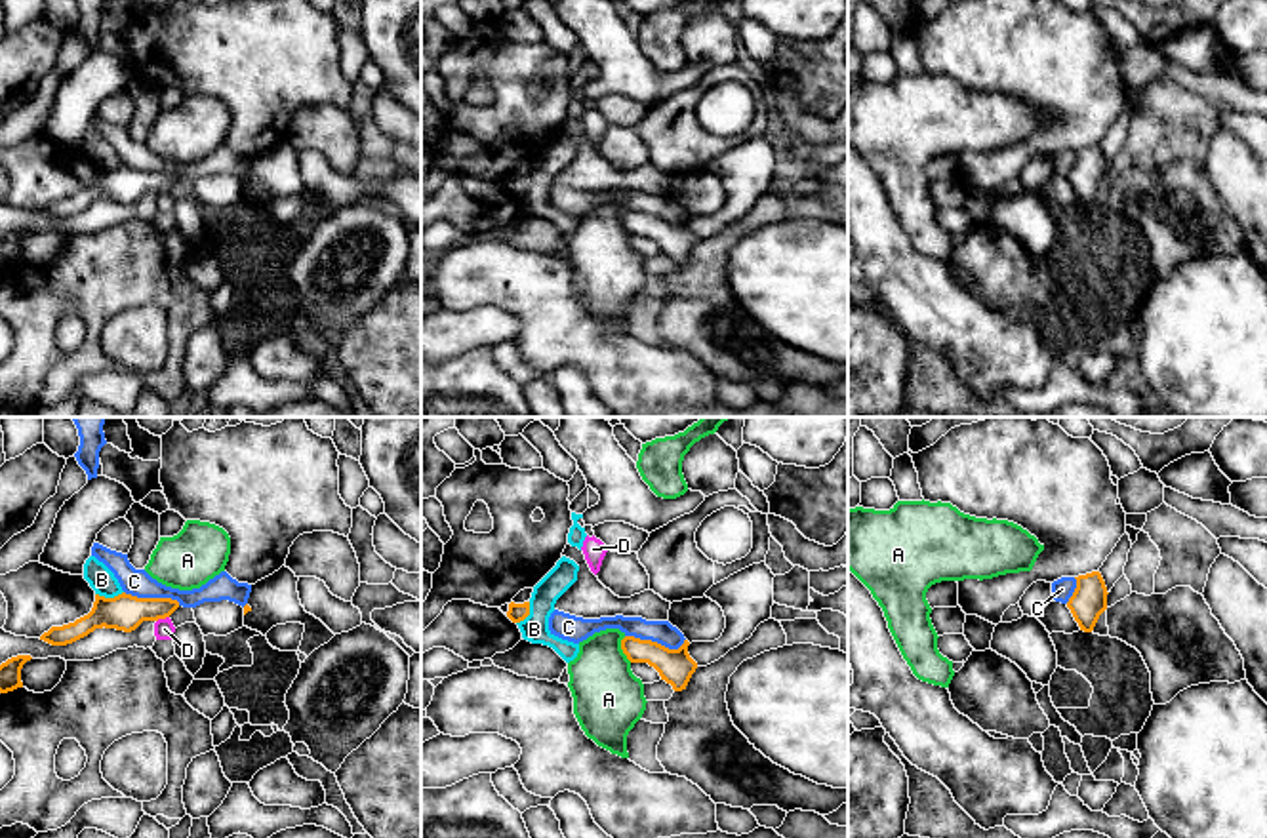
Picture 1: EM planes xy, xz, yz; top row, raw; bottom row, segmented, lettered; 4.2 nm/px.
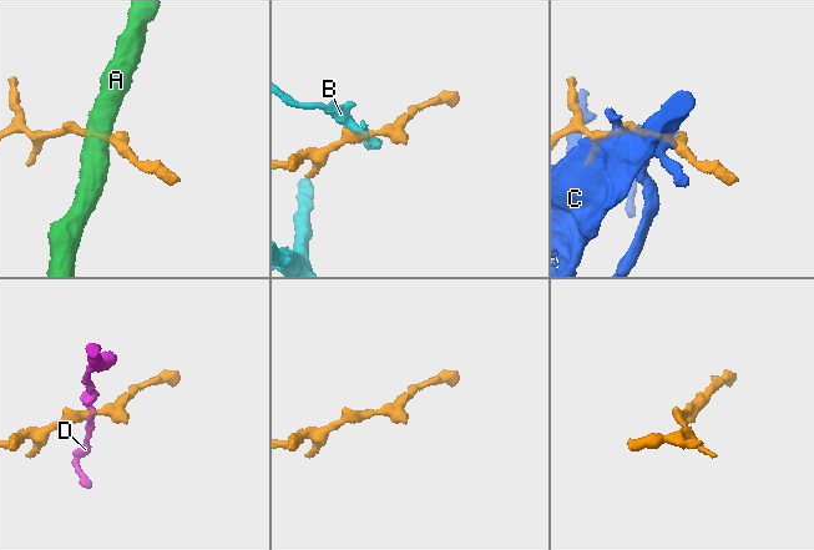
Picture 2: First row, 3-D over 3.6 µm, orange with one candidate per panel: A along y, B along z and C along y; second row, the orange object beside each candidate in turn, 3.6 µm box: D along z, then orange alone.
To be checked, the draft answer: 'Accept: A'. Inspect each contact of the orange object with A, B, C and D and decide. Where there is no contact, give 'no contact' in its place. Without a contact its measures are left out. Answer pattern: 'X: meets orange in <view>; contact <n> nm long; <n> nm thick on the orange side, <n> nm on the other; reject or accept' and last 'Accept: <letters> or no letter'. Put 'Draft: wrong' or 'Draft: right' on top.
Draft: wrong
A: meets orange in xz; contact 120 nm long; 150 nm thick on the orange side, 300 nm on the other; reject
B: meets orange in xy; contact 120 nm long; 160 nm thick on the orange side, 110 nm on the other; reject
C: meets orange in xz; contact 260 nm long; 150 nm thick on the orange side, 100 nm on the other; reject
D: meets orange in xy; contact 60 nm long; 160 nm thick on the orange side, 90 nm on the other; reject
Accept: no letter

